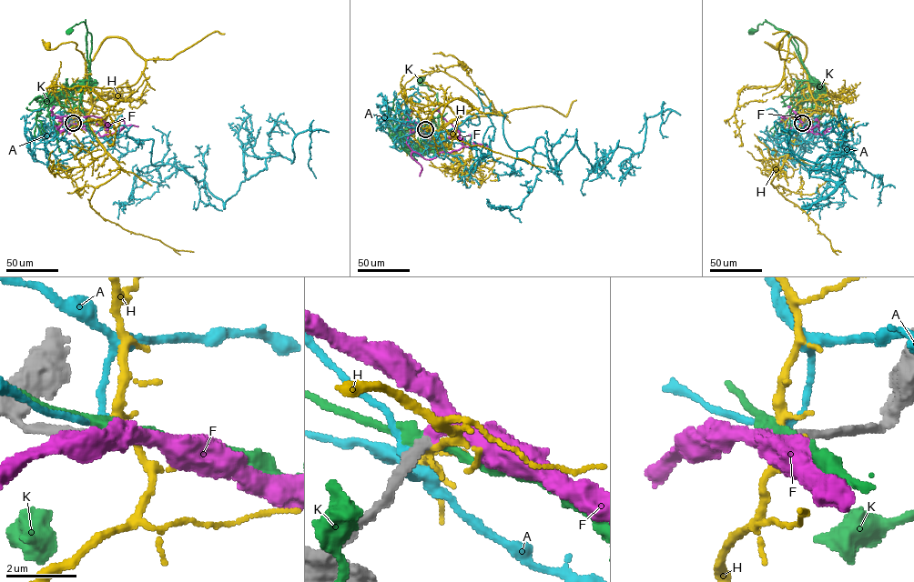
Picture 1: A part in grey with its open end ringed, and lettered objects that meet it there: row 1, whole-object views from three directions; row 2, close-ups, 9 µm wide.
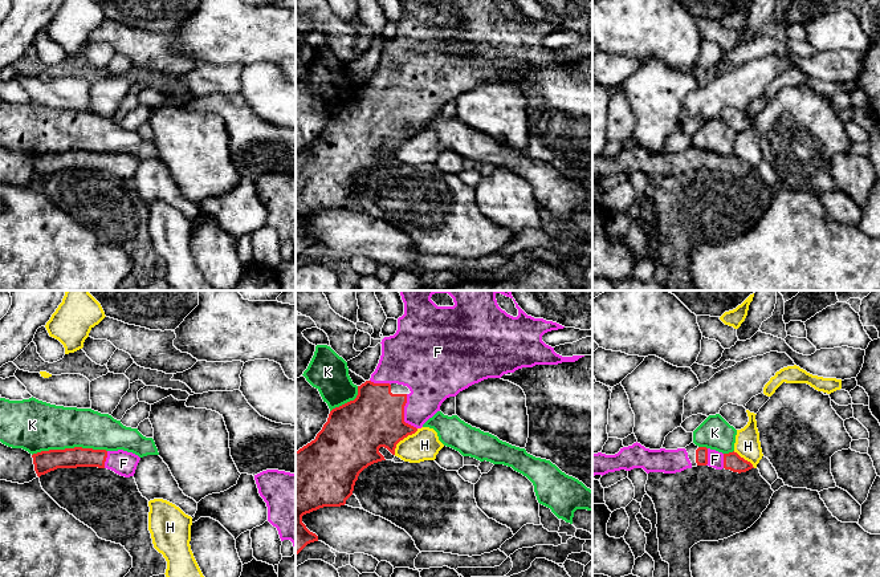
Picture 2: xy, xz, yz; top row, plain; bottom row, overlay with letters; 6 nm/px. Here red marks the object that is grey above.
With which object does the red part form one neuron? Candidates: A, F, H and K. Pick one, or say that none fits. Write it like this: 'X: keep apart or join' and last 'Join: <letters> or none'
A: keep apart
F: join
H: keep apart
K: keep apart
Join: F

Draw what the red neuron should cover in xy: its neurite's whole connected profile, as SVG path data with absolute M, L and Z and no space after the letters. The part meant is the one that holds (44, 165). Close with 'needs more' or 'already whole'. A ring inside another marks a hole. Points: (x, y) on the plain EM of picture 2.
M65 151L49 153L32 158L37 179L45 178L57 171L98 170L107 171L115 176L134 179L140 160L123 153L106 154L93 151Z | needs more

